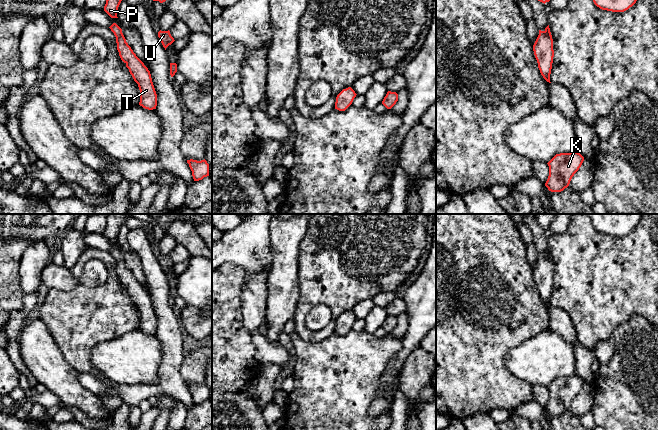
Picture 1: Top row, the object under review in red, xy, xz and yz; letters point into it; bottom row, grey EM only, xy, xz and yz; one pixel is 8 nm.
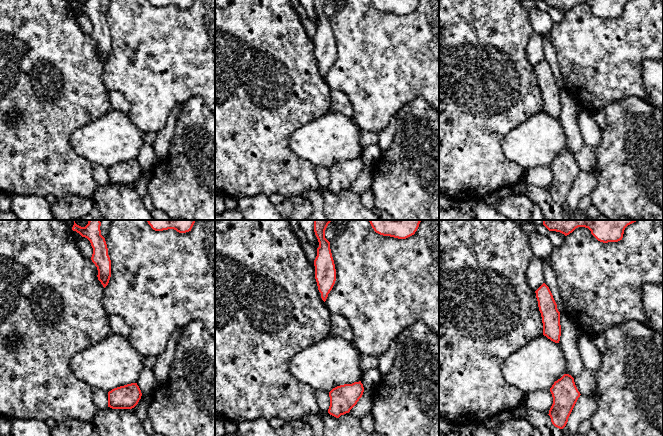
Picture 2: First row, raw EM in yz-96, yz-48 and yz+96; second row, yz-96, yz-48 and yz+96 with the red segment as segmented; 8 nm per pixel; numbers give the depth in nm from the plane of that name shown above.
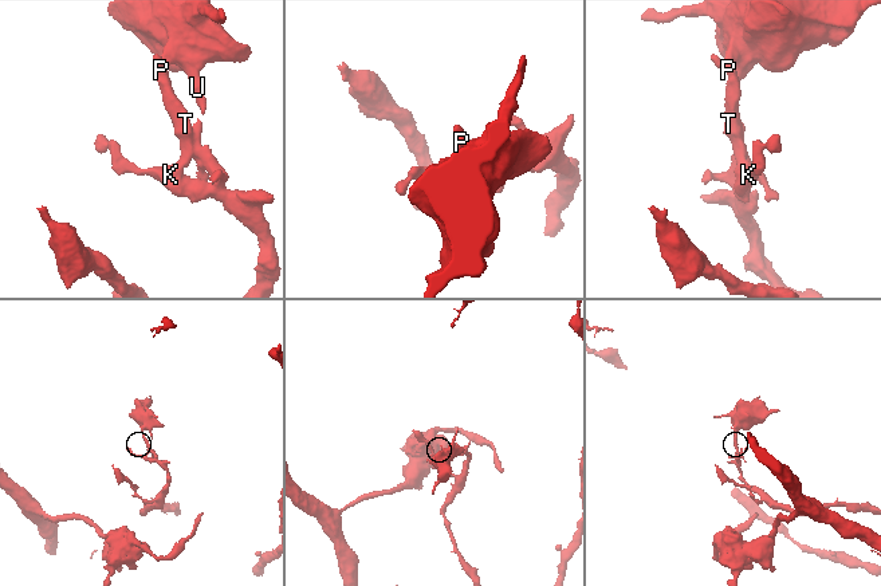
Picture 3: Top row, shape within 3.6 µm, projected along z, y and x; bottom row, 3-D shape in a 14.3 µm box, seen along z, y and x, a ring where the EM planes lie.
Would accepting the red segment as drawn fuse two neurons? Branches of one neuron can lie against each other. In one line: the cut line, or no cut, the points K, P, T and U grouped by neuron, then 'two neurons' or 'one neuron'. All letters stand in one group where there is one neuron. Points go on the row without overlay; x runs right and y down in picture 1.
no cut | K P T U | one neuron

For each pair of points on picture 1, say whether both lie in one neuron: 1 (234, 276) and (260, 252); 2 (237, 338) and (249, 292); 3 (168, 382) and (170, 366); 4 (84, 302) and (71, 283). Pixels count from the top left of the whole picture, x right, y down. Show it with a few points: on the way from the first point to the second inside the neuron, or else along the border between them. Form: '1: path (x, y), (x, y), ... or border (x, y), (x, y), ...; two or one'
1: border (222, 264), (233, 263), (239, 265), (246, 272); two
2: border (241, 293), (242, 324), (251, 333); two
3: path (169, 378), (169, 370); one
4: border (78, 282), (69, 290), (51, 289); two

